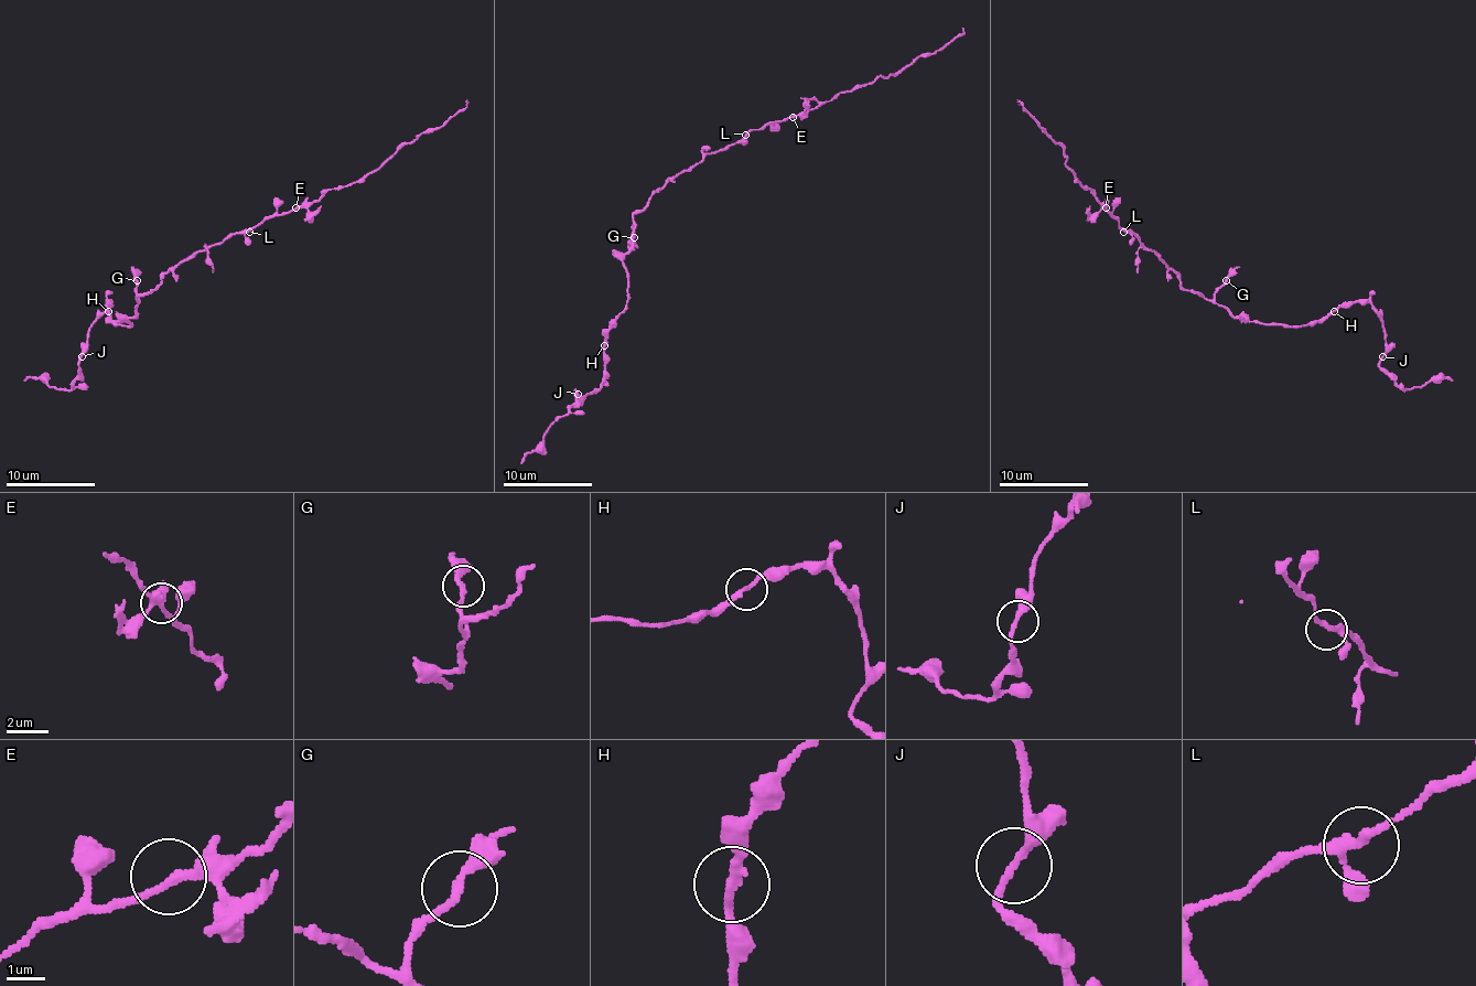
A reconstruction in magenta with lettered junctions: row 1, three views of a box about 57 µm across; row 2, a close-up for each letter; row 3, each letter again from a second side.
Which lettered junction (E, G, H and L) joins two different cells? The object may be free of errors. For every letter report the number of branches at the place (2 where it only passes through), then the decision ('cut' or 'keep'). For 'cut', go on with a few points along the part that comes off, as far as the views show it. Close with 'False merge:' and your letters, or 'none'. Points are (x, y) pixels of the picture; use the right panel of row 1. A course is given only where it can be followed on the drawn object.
E: 2 branches meet; keep
G: 2 branches meet; keep
H: 2 branches meet; keep
L: 2 branches meet; keep
False merge: none

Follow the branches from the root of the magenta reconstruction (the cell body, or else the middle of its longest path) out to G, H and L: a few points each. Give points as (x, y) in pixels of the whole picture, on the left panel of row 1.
G: (162, 278), (155, 289), (143, 291), (137, 299), (137, 280)
H: (162, 278), (155, 289), (143, 291), (137, 299), (137, 314), (126, 321), (130, 325), (119, 325), (108, 312)
L: (162, 278), (173, 267), (211, 245), (222, 243), (233, 234), (249, 232)

